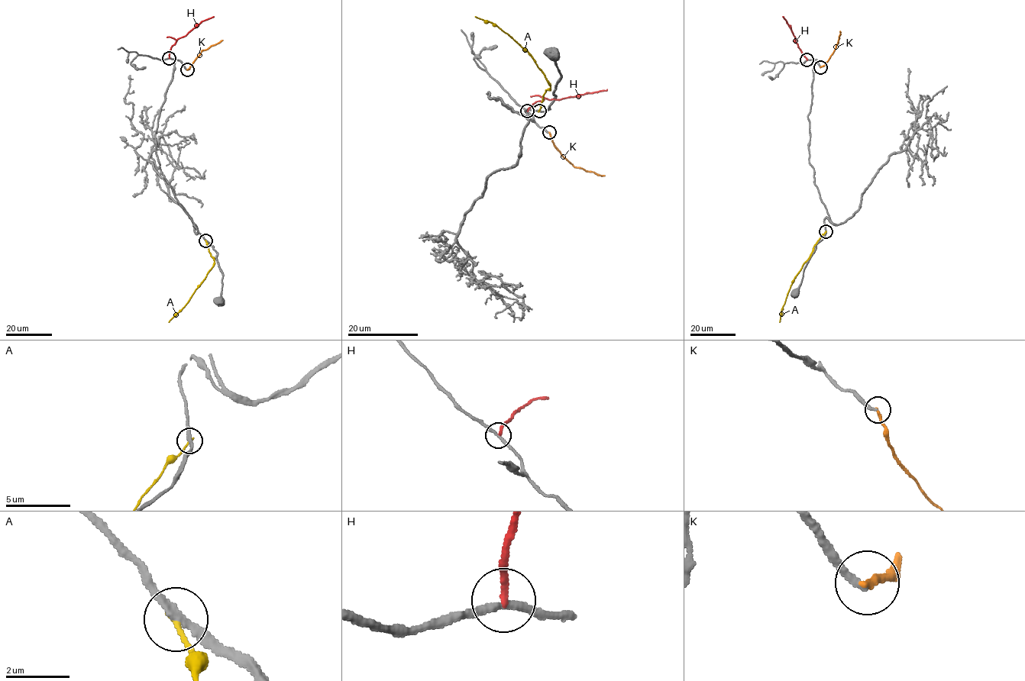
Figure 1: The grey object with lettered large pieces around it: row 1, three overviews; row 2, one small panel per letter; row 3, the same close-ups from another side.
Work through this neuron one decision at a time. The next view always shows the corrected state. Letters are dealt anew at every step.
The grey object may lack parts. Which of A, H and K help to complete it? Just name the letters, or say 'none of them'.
none of them

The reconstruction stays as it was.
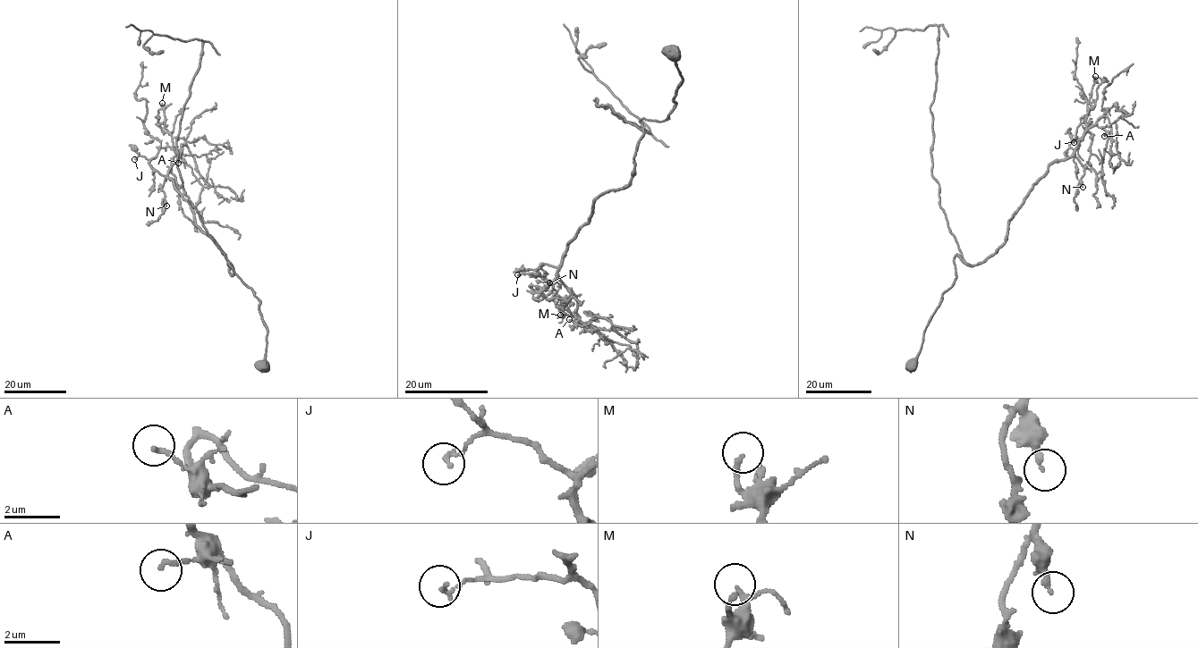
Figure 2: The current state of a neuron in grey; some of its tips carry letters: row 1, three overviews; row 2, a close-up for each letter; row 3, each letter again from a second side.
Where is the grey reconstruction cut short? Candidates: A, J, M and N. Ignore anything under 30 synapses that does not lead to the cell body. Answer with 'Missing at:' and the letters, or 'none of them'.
Missing at: M

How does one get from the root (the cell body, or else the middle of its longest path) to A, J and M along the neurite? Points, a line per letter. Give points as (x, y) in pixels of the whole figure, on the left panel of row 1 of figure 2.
A: (261, 366), (267, 330), (260, 300), (195, 223), (167, 175), (180, 151), (178, 163)
J: (261, 366), (267, 330), (260, 300), (230, 263), (229, 272), (173, 182), (148, 159), (134, 159)
M: (261, 366), (267, 330), (260, 300), (230, 263), (229, 272), (225, 253), (167, 175), (177, 155), (162, 103)

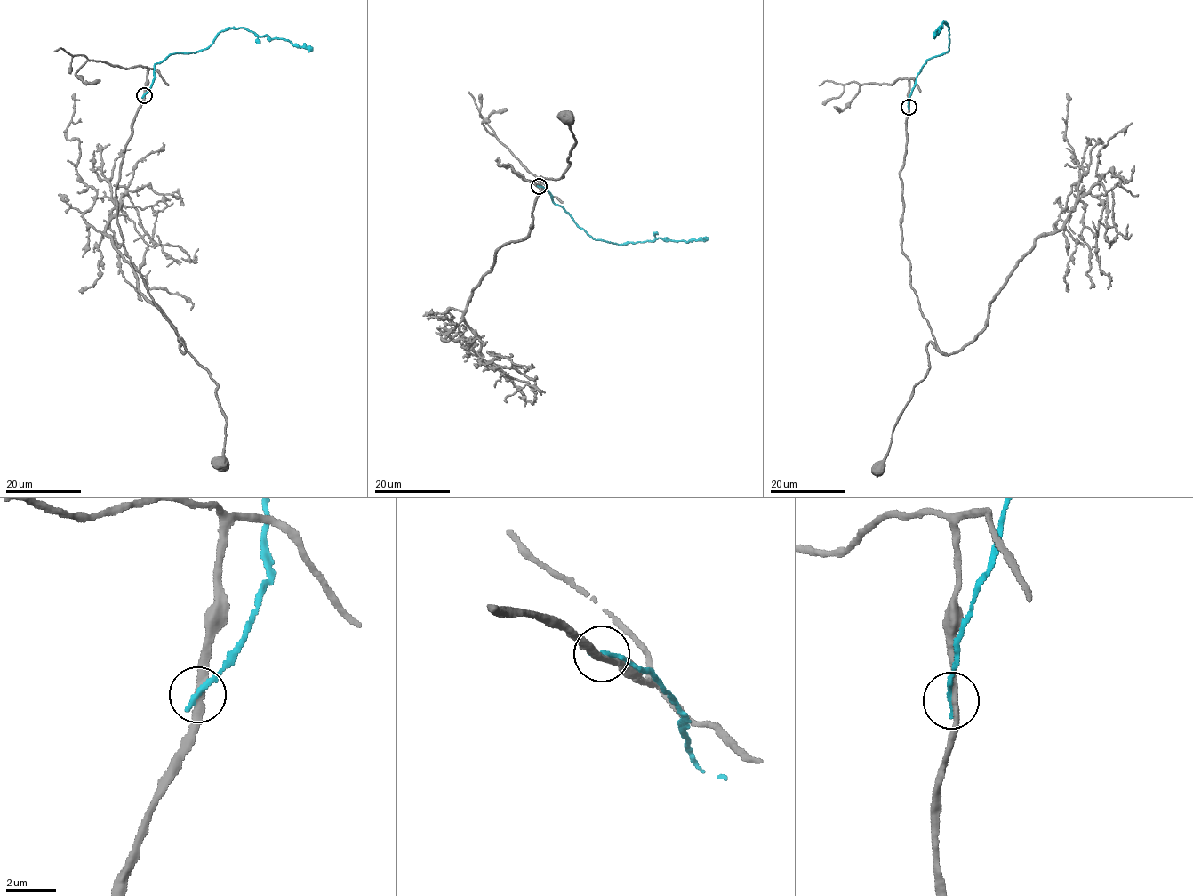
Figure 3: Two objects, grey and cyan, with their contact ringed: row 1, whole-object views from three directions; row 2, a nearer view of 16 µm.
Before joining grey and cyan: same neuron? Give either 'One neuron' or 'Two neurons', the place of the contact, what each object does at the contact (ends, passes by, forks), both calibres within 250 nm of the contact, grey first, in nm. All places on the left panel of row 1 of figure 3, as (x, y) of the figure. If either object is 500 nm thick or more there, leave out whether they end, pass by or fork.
Two neurons. Place: (144, 95). At the ring grey passes by. At the ring cyan ends. Thickness 280 nm (grey) against 220 nm

